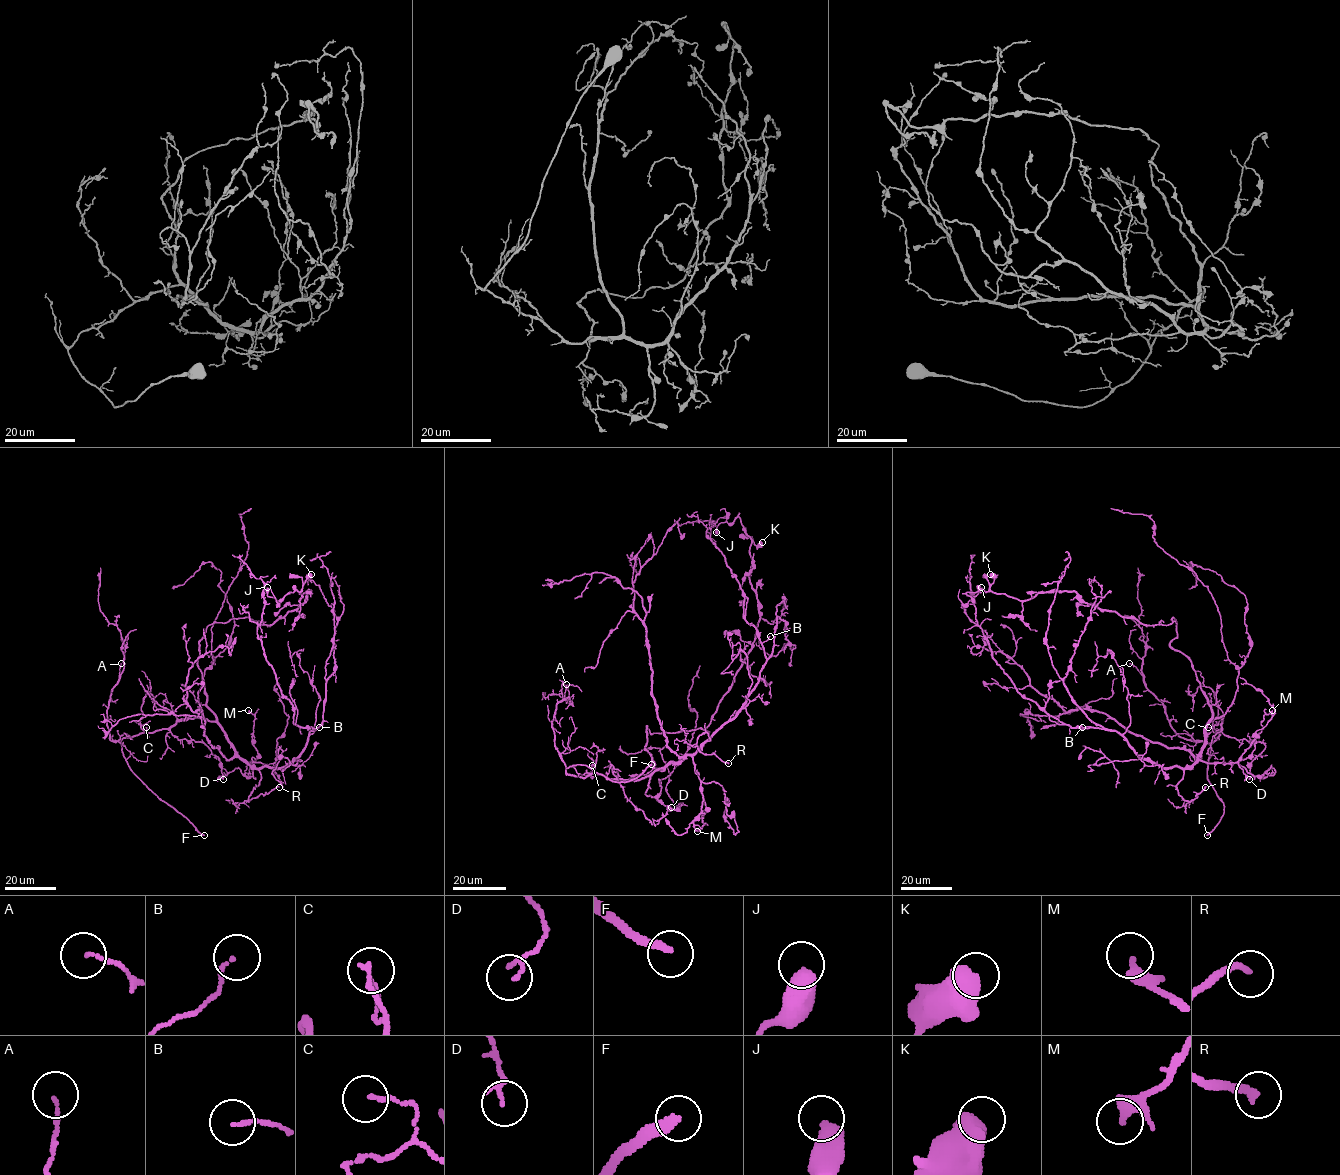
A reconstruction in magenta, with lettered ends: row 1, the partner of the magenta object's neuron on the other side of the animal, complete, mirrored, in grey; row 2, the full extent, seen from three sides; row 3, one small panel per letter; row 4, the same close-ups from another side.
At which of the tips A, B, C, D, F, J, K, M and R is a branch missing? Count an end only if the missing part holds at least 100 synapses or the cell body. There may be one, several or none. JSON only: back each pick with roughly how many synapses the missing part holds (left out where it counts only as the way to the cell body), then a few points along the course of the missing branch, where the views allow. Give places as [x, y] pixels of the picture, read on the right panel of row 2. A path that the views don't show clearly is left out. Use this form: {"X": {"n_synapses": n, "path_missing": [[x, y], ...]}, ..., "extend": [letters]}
{"extend": ["F"]}

